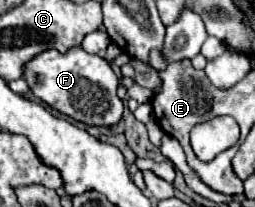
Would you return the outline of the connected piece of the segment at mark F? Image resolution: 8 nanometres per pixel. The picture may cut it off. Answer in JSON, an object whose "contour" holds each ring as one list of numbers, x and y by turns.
{"contour":[[71,48,67,54,45,50,25,66,25,80,31,92,51,108,85,122,87,126,111,126,121,120,121,100,117,96,117,76,105,58]]}

